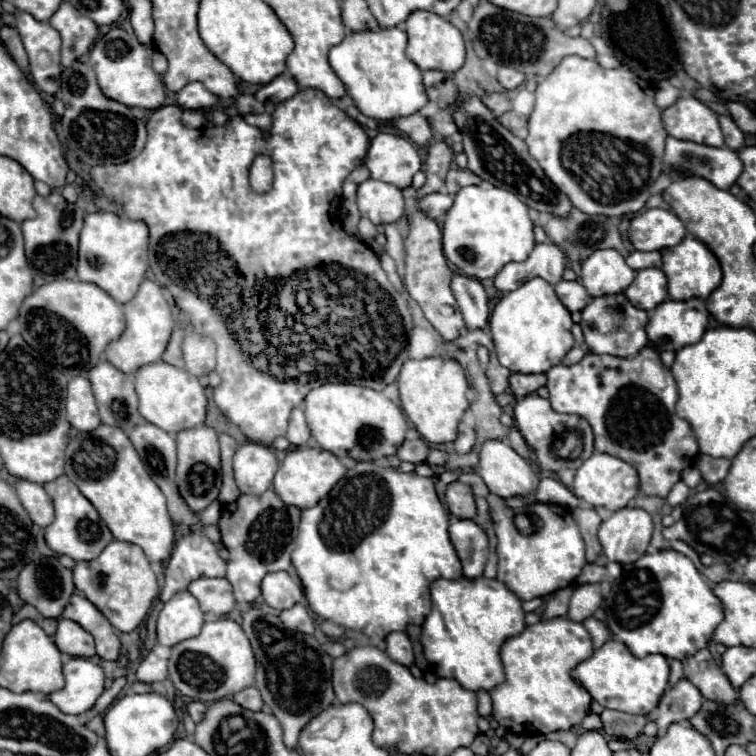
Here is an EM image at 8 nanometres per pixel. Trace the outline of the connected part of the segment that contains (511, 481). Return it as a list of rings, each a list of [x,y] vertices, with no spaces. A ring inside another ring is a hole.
[[[488,440],[482,444],[478,474],[488,490],[504,500],[512,496],[528,496],[536,492],[540,482],[540,476],[530,464],[500,440]]]

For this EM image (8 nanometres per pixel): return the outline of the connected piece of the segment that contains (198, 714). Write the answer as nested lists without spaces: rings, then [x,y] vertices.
[[[190,702],[190,704],[188,704],[188,714],[190,714],[190,718],[198,724],[198,722],[204,720],[206,708],[208,708],[208,706],[206,706],[204,702]]]

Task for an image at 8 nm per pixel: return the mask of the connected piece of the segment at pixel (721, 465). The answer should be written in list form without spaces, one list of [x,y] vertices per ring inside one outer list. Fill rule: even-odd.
[[[700,454],[696,460],[696,466],[708,484],[718,484],[726,478],[730,460],[728,458],[710,458],[706,454]]]

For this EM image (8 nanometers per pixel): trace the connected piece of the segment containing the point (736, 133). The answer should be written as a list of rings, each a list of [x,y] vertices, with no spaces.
[[[722,114],[718,116],[718,122],[720,122],[720,128],[724,132],[724,142],[728,148],[732,150],[740,150],[744,146],[744,134],[742,130],[736,126],[736,122],[732,120],[732,116],[728,114]]]

